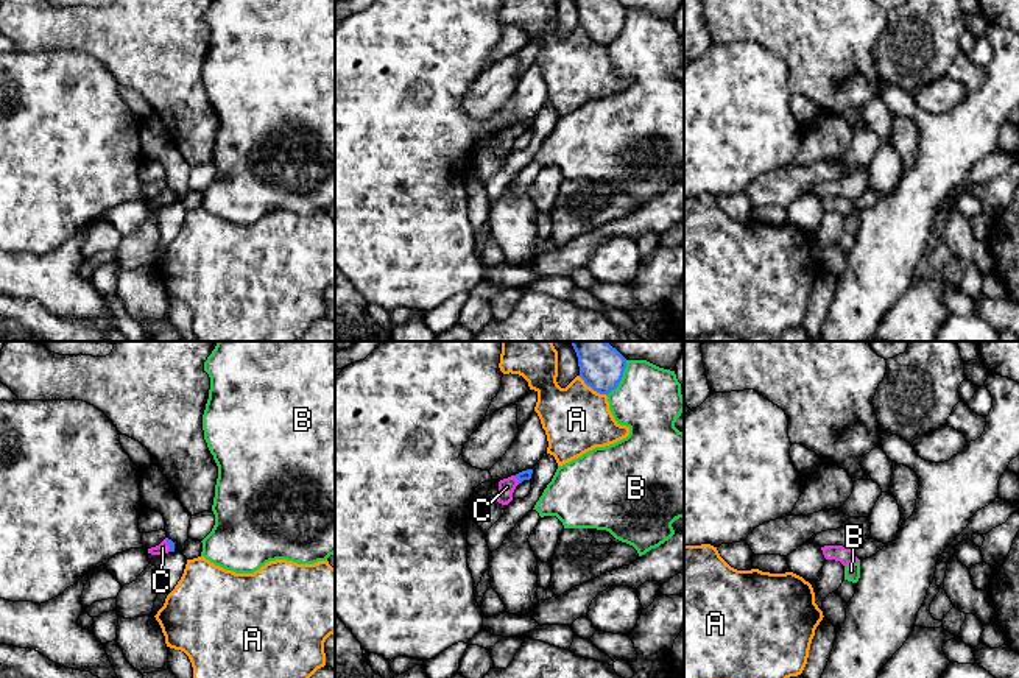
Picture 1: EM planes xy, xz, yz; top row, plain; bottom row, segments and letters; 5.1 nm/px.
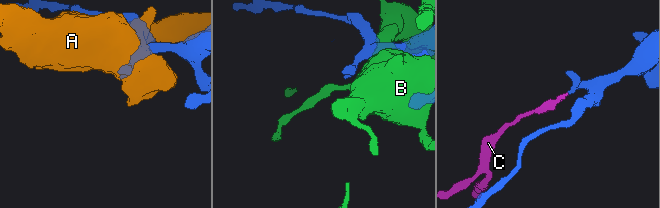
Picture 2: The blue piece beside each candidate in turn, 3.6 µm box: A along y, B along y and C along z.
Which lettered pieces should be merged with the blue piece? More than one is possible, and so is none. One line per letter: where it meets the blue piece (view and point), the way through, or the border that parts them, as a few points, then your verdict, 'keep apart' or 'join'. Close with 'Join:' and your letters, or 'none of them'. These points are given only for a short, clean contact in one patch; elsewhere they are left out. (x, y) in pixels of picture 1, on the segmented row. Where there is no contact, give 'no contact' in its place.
A: contact xz (592, 388); keep apart
B: contact xz (620, 379); keep apart
C: contact xz (516, 477); way xz (522, 476), (516, 477), (507, 487); join
Join: C

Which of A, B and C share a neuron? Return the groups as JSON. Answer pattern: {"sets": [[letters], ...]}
{"sets": [["A"], ["B"], ["C"]]}

